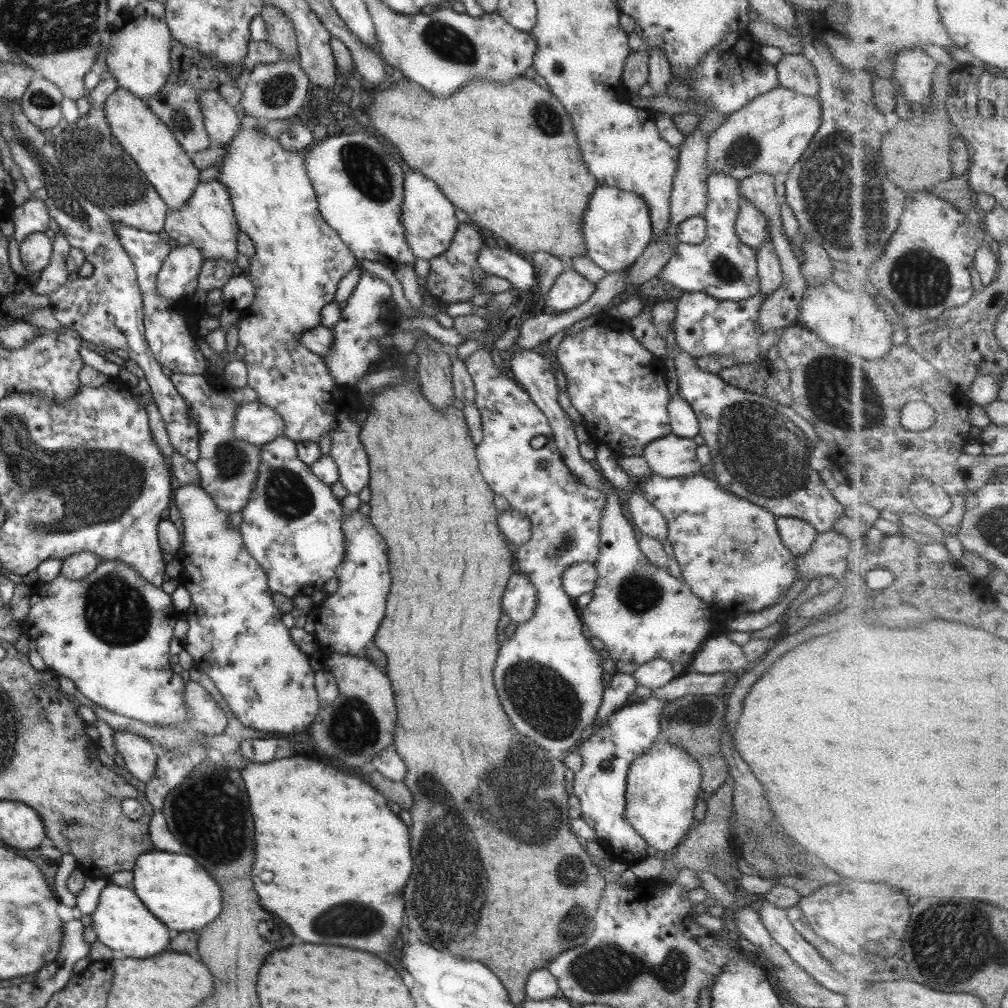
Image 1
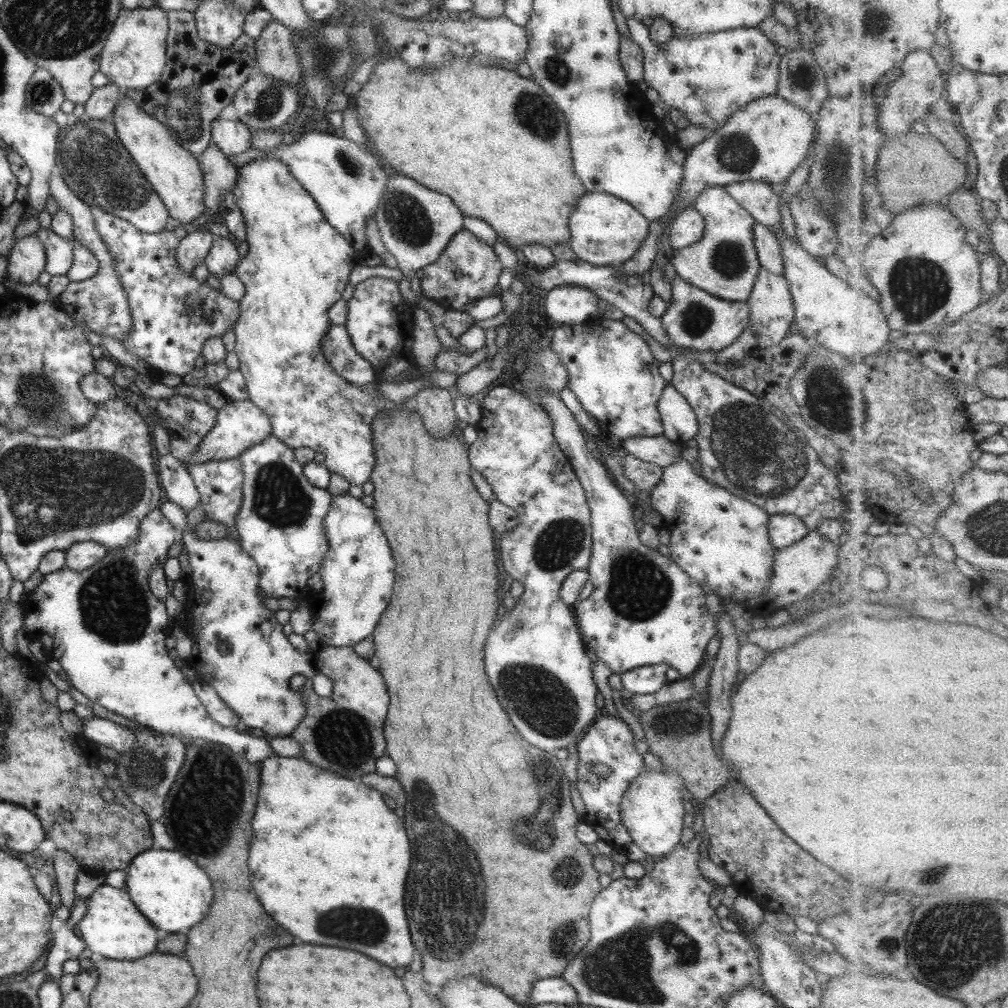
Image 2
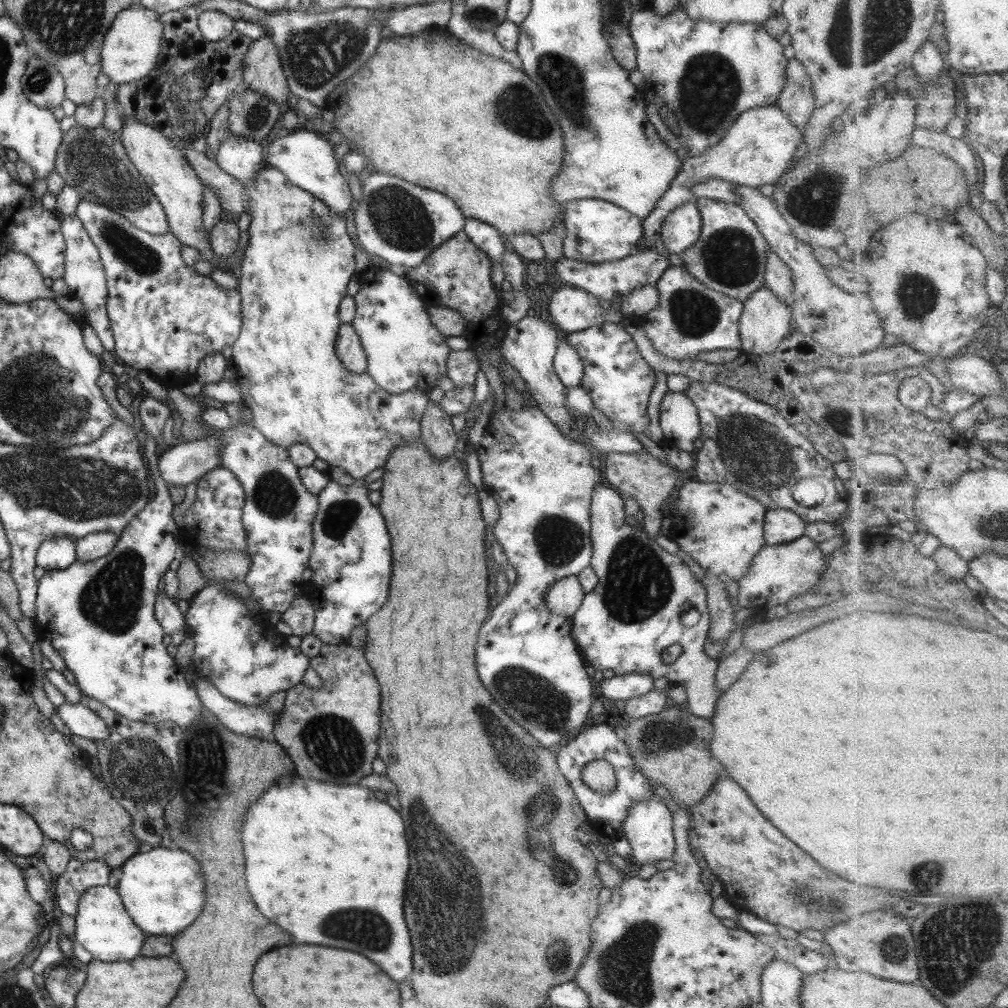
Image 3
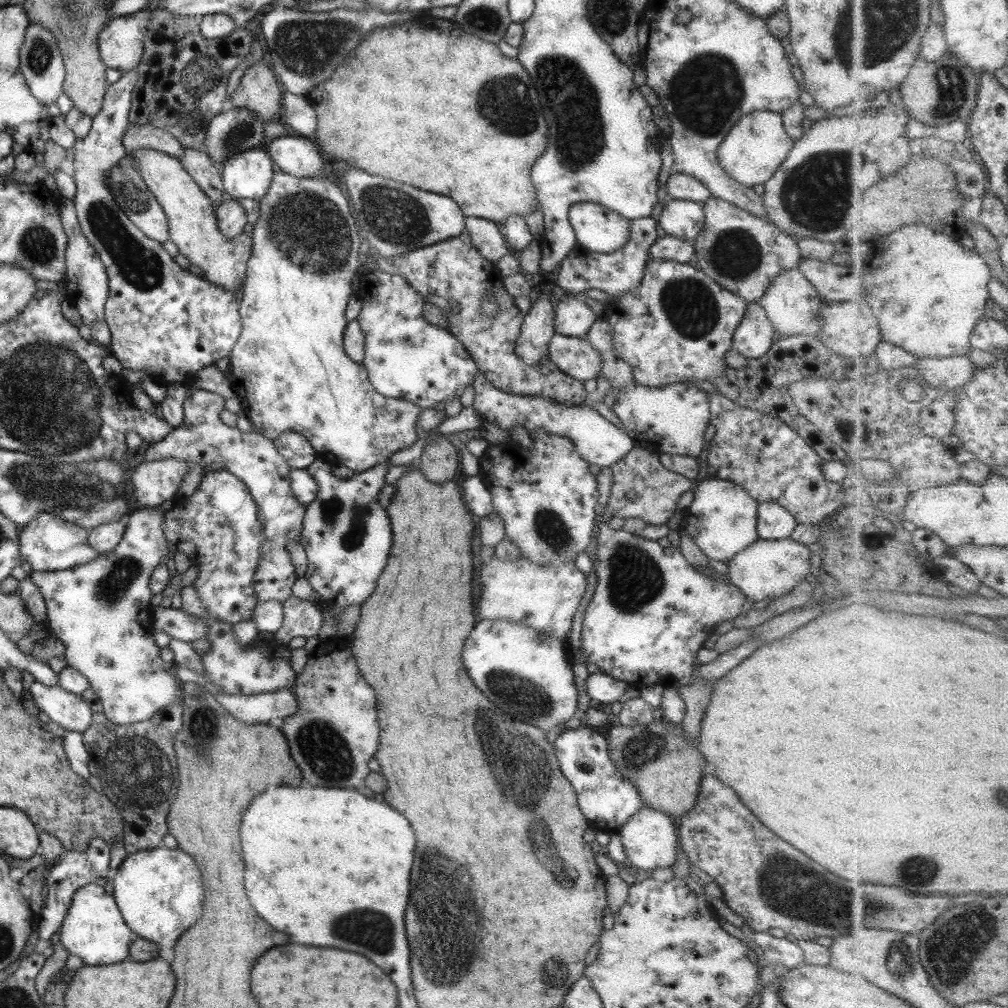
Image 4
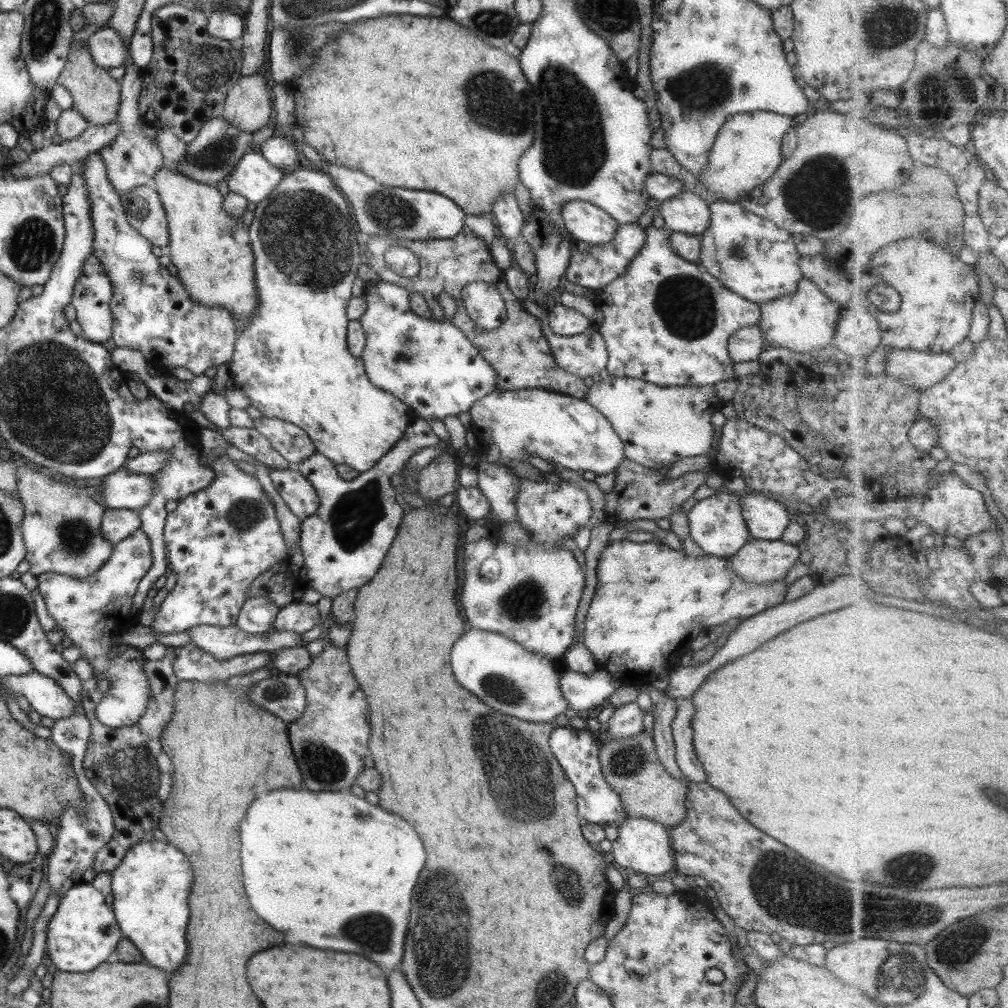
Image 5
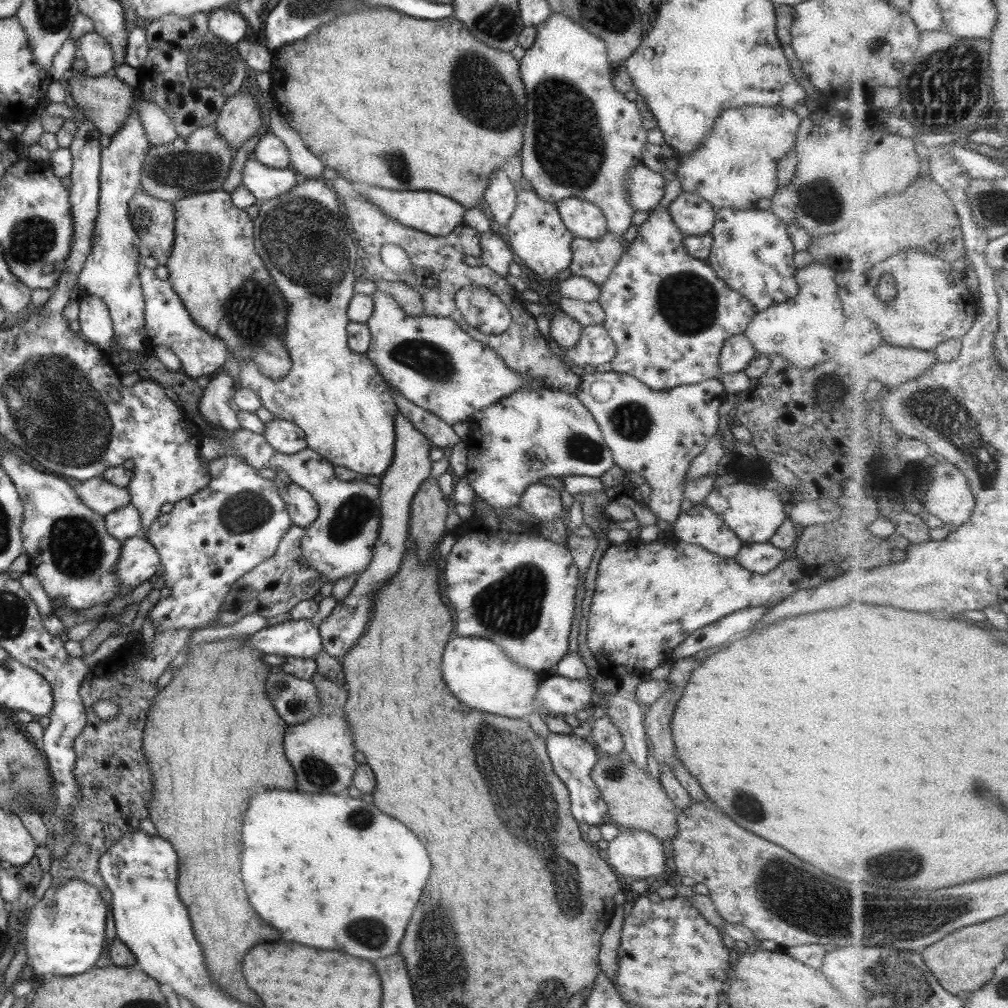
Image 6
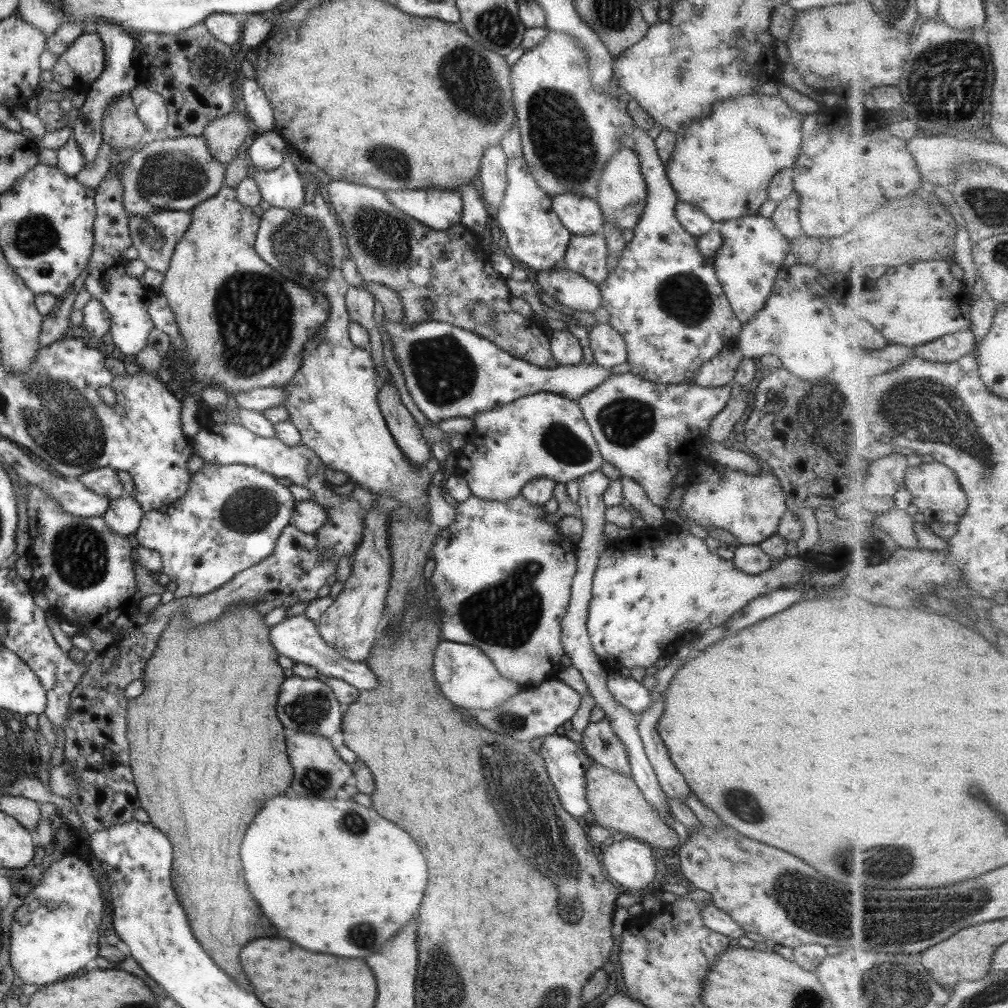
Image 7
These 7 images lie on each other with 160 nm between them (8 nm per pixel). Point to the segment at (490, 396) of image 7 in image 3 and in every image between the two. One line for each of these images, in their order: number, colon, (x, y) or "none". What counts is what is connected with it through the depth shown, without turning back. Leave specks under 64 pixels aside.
3: (404, 351)
4: (405, 357)
5: (429, 365)
6: (415, 355)

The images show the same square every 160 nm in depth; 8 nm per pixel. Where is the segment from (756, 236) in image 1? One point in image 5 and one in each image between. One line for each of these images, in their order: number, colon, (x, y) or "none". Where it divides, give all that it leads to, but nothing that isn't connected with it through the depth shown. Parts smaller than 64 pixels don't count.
2: (768, 251)
3: (777, 278)
4: (791, 302)
5: (804, 320)

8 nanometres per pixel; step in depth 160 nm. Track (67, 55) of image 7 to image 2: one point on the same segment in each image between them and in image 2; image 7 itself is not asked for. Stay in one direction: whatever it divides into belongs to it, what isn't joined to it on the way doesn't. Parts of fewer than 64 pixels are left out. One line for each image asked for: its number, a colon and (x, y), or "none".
2: (133, 56)
3: (130, 48)
4: (120, 44)
5: (107, 49)
6: (93, 56)

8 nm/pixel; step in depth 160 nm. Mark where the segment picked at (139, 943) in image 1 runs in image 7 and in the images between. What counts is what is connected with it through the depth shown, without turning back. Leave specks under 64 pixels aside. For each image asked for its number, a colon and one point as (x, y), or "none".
2: (112, 928)
3: (102, 926)
4: (93, 930)
5: (82, 933)
6: (64, 931)
7: (55, 932)

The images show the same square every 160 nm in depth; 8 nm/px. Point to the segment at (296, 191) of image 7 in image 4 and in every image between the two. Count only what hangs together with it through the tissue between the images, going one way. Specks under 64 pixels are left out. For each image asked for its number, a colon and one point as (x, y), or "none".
4: (247, 175)
5: (253, 178)
6: (264, 183)

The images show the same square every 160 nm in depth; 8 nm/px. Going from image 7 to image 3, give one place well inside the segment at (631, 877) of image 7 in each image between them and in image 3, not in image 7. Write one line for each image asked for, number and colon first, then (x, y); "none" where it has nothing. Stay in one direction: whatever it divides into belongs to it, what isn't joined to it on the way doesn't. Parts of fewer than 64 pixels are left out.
3: (647, 827)
4: (649, 839)
5: (642, 845)
6: (636, 854)

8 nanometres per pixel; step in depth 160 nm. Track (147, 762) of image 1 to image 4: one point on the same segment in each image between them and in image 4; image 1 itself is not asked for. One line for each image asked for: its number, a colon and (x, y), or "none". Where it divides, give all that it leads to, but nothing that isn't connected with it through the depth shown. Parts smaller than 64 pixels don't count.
2: (97, 730)
3: (82, 722)
4: (66, 709)

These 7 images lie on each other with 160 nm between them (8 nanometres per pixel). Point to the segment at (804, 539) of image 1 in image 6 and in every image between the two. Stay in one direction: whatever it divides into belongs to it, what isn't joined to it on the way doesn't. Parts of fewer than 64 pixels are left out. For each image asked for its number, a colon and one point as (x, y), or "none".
2: (783, 530)
3: (780, 526)
4: (773, 522)
5: (765, 518)
6: (753, 513)

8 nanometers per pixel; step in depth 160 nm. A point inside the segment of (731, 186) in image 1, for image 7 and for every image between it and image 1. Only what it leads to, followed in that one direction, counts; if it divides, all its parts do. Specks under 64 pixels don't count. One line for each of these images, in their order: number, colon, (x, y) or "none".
2: (723, 262)
3: (728, 257)
4: (742, 253)
5: (753, 258)
6: (750, 252)
7: (746, 264)

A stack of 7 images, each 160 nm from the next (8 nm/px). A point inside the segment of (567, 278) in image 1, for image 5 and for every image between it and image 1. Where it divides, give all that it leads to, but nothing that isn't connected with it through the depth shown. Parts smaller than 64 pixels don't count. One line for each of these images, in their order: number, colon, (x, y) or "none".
2: (569, 305)
3: (572, 310)
4: (572, 317)
5: (564, 321)

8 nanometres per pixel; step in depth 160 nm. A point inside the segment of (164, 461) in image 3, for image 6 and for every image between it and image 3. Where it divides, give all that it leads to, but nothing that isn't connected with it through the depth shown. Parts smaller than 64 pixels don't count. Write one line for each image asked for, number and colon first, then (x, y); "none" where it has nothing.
4: (153, 482)
5: (122, 489)
6: (102, 497)

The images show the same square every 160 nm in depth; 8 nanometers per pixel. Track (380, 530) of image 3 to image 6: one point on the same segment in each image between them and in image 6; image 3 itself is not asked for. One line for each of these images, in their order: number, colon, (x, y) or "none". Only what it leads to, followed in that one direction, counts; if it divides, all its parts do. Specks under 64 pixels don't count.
4: (346, 535)
5: (343, 543)
6: (339, 542)

